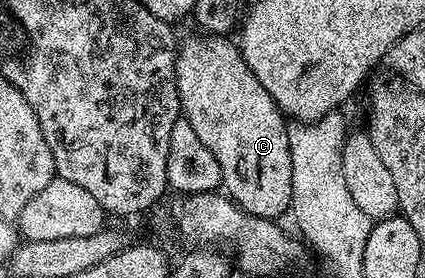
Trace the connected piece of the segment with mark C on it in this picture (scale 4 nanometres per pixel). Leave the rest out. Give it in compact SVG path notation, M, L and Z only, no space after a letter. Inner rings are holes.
M195 35L176 50L176 86L180 96L183 120L194 127L202 143L218 159L222 185L245 213L255 217L280 219L289 212L292 203L292 172L290 171L289 122L274 103L274 99L258 83L258 79L240 53L239 44L224 35Z

